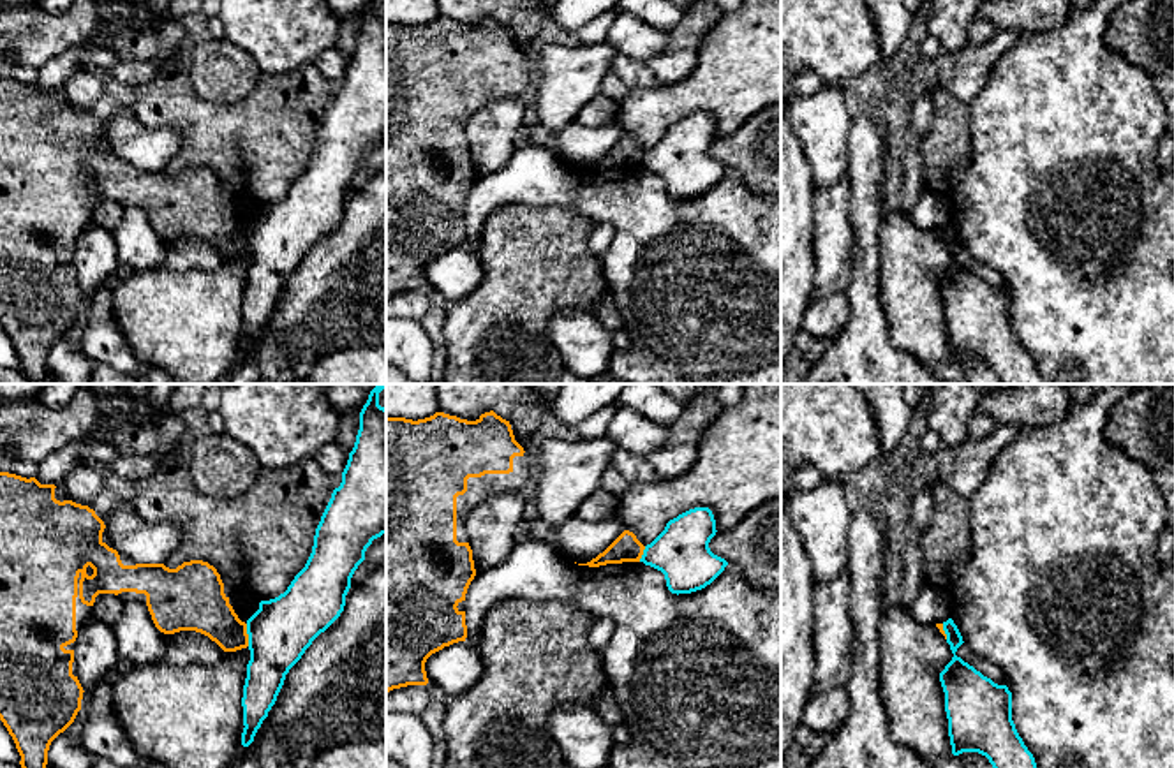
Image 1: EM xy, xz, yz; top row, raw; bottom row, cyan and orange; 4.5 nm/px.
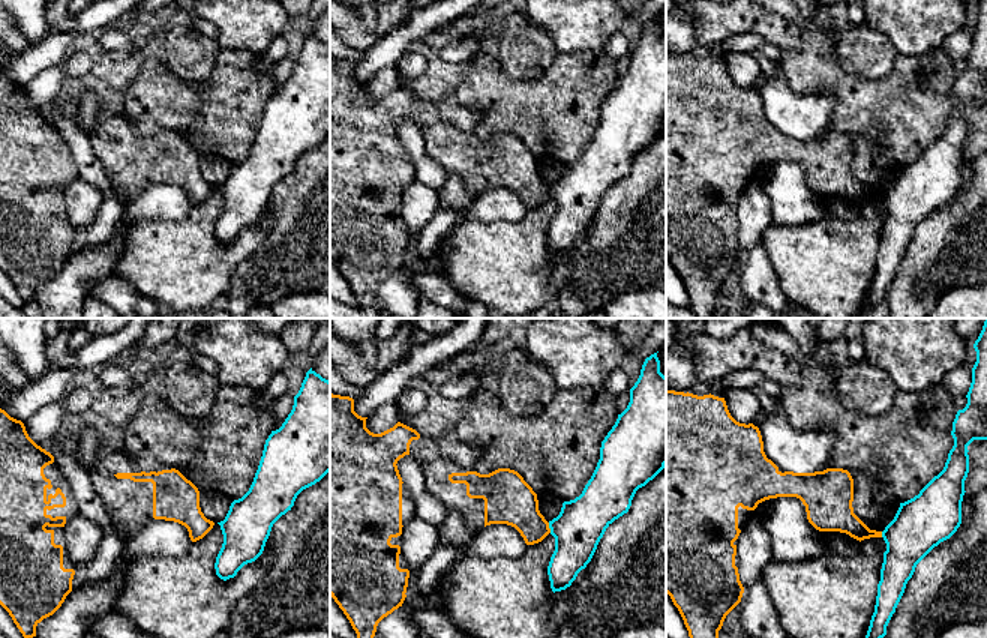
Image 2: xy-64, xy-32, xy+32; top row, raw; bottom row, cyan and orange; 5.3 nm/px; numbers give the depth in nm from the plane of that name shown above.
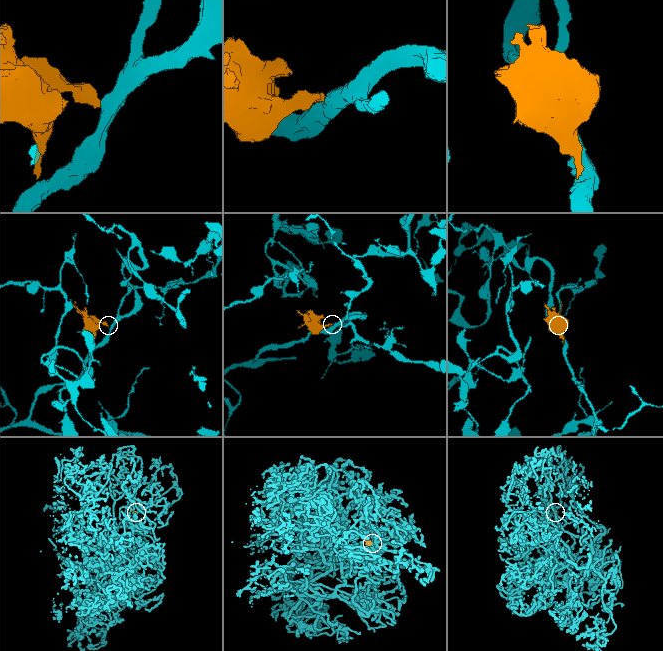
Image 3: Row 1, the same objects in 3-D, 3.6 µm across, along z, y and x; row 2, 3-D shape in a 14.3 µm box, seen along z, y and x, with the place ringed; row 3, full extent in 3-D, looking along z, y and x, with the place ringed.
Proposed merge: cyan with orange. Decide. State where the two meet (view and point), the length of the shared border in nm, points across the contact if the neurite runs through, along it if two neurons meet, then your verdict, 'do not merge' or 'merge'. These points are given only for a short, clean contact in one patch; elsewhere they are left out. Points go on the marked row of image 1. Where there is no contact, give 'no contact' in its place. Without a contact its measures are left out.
contact xy (247, 633); length 110 nm; border xy (245, 624), (249, 645); do not merge

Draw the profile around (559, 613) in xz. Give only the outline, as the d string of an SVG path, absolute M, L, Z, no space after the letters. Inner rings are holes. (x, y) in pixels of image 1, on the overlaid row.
M509 599L495 604L483 620L476 646L481 678L450 698L442 719L444 768L561 768L561 749L546 733L550 712L562 703L591 705L615 726L622 713L603 673L603 657L592 648L589 631L596 618L559 601Z

